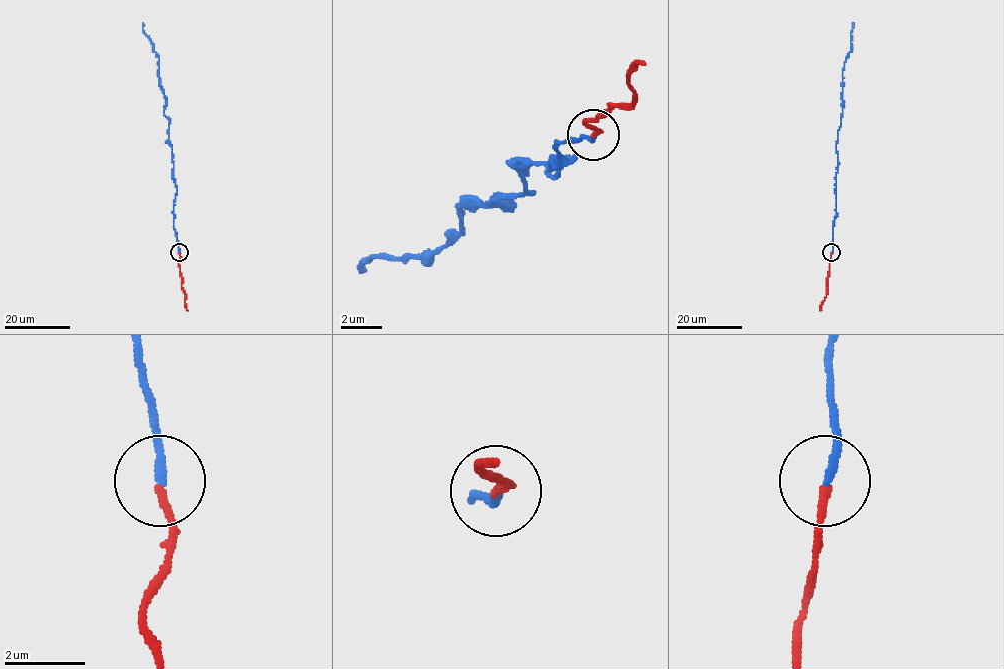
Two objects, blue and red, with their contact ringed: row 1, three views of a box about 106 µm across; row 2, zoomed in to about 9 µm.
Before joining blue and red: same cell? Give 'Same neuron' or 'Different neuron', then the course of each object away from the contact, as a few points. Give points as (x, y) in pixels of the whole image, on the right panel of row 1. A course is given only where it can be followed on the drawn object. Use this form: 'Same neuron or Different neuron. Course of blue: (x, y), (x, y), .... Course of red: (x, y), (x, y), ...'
Same neuron. Course of blue: (831, 252), (843, 63), (852, 48), (853, 23). Course of red: (831, 253), (826, 294), (821, 311)

